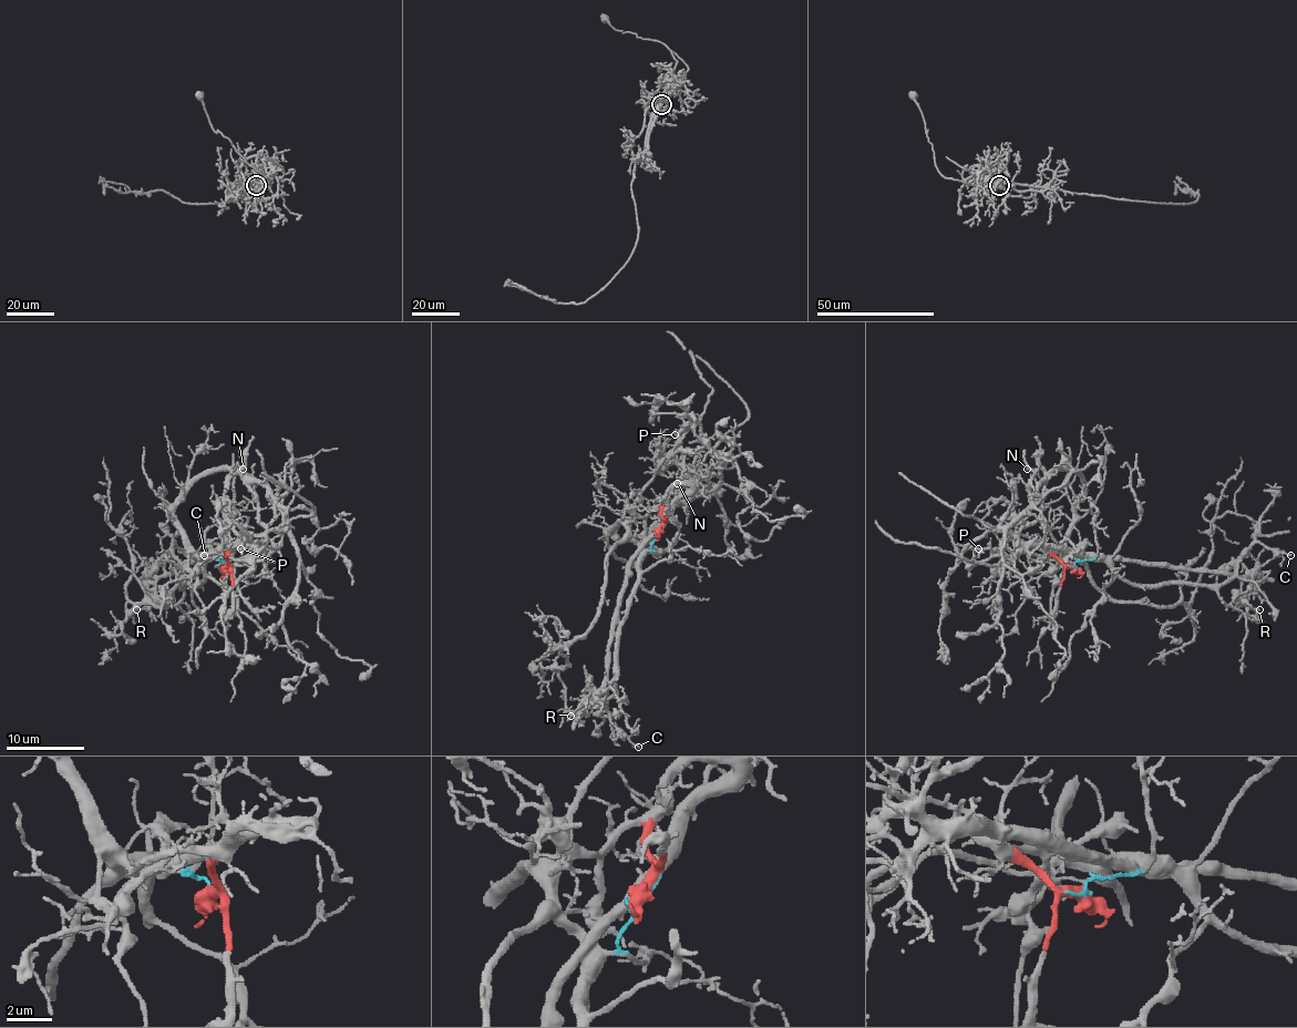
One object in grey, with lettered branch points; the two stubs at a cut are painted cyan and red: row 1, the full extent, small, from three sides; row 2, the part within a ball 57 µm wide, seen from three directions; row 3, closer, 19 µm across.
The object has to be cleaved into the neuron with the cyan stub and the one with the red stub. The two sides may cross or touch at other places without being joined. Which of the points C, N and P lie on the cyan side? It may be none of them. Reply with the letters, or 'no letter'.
C

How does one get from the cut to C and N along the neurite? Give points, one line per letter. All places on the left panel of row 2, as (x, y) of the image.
C: (228, 565), (208, 559), (205, 577), (183, 585), (173, 544), (205, 556)
N: (228, 565), (228, 557), (244, 546), (255, 544), (265, 528), (259, 516), (257, 495), (244, 468)

